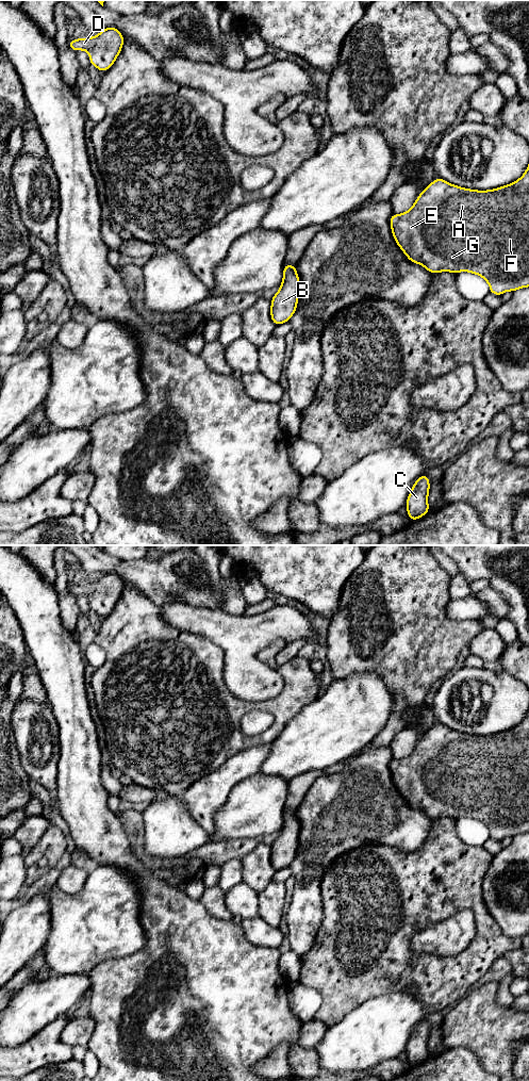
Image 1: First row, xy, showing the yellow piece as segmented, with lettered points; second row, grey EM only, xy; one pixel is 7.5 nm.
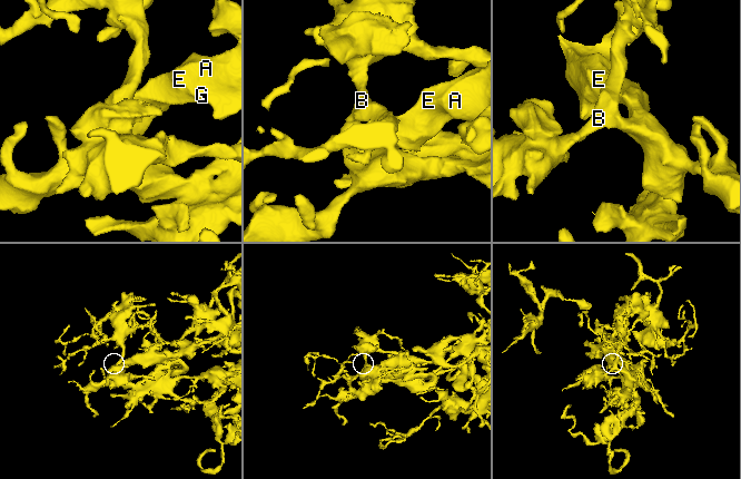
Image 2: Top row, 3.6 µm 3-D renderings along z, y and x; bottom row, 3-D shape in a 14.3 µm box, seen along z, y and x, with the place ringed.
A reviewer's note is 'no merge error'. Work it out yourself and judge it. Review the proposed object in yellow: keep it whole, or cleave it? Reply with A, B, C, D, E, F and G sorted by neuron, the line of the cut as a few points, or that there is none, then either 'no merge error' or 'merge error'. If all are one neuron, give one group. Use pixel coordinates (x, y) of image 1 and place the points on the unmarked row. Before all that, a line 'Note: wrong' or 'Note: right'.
Note: right
A B C D E F G | no cut | no merge error

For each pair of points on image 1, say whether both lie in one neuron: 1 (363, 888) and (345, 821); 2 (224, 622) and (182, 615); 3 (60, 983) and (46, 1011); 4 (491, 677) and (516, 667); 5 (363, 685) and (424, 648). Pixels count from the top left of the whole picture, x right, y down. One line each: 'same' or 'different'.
1: different
2: same
3: same
4: different
5: different

